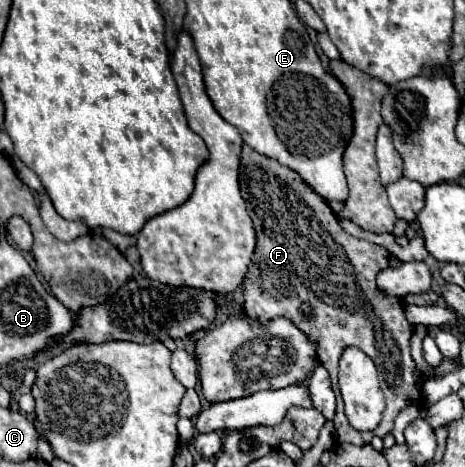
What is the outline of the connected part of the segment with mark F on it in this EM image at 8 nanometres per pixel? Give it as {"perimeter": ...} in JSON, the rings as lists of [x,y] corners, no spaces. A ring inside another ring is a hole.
{"perimeter":[[[246,143],[242,145],[242,165],[240,165],[240,193],[246,201],[248,215],[254,223],[256,229],[256,251],[252,257],[252,265],[248,269],[248,275],[244,279],[244,309],[246,315],[258,321],[270,321],[274,317],[288,317],[292,319],[312,341],[318,343],[318,359],[330,373],[332,389],[336,393],[336,415],[334,415],[334,425],[336,425],[336,437],[340,443],[354,443],[354,445],[364,445],[370,443],[374,435],[384,437],[386,433],[392,431],[396,415],[412,403],[420,403],[420,387],[424,381],[424,375],[416,369],[412,355],[410,355],[410,337],[414,325],[408,323],[404,315],[402,301],[396,299],[394,295],[386,295],[384,291],[378,289],[376,277],[382,269],[388,267],[388,249],[368,243],[364,239],[352,237],[348,231],[340,227],[336,221],[336,215],[332,213],[328,201],[322,199],[308,183],[296,175],[290,167],[280,165],[274,159],[268,159],[256,151],[252,151]],[[302,305],[312,305],[310,313],[302,311]],[[340,345],[356,345],[360,347],[378,367],[378,377],[384,399],[386,399],[386,409],[382,415],[380,425],[374,431],[356,431],[344,411],[342,411],[342,399],[338,391],[338,355],[340,355]]]}

